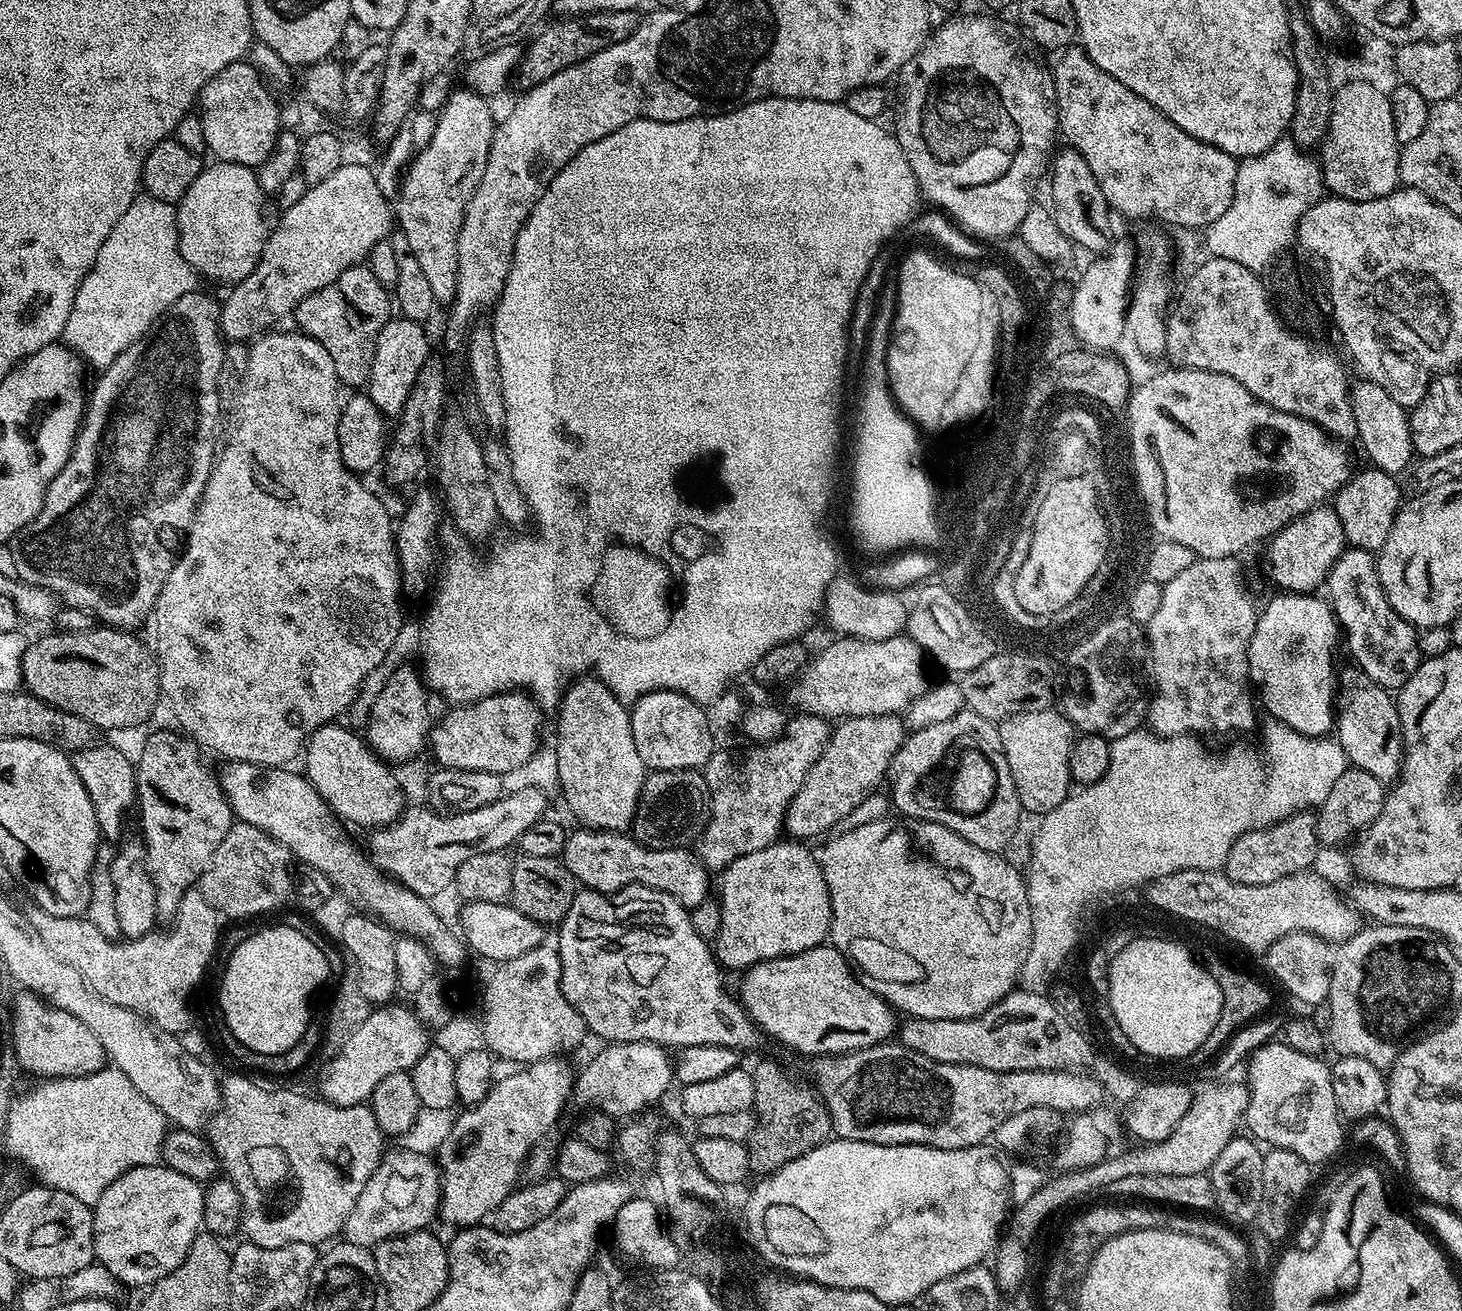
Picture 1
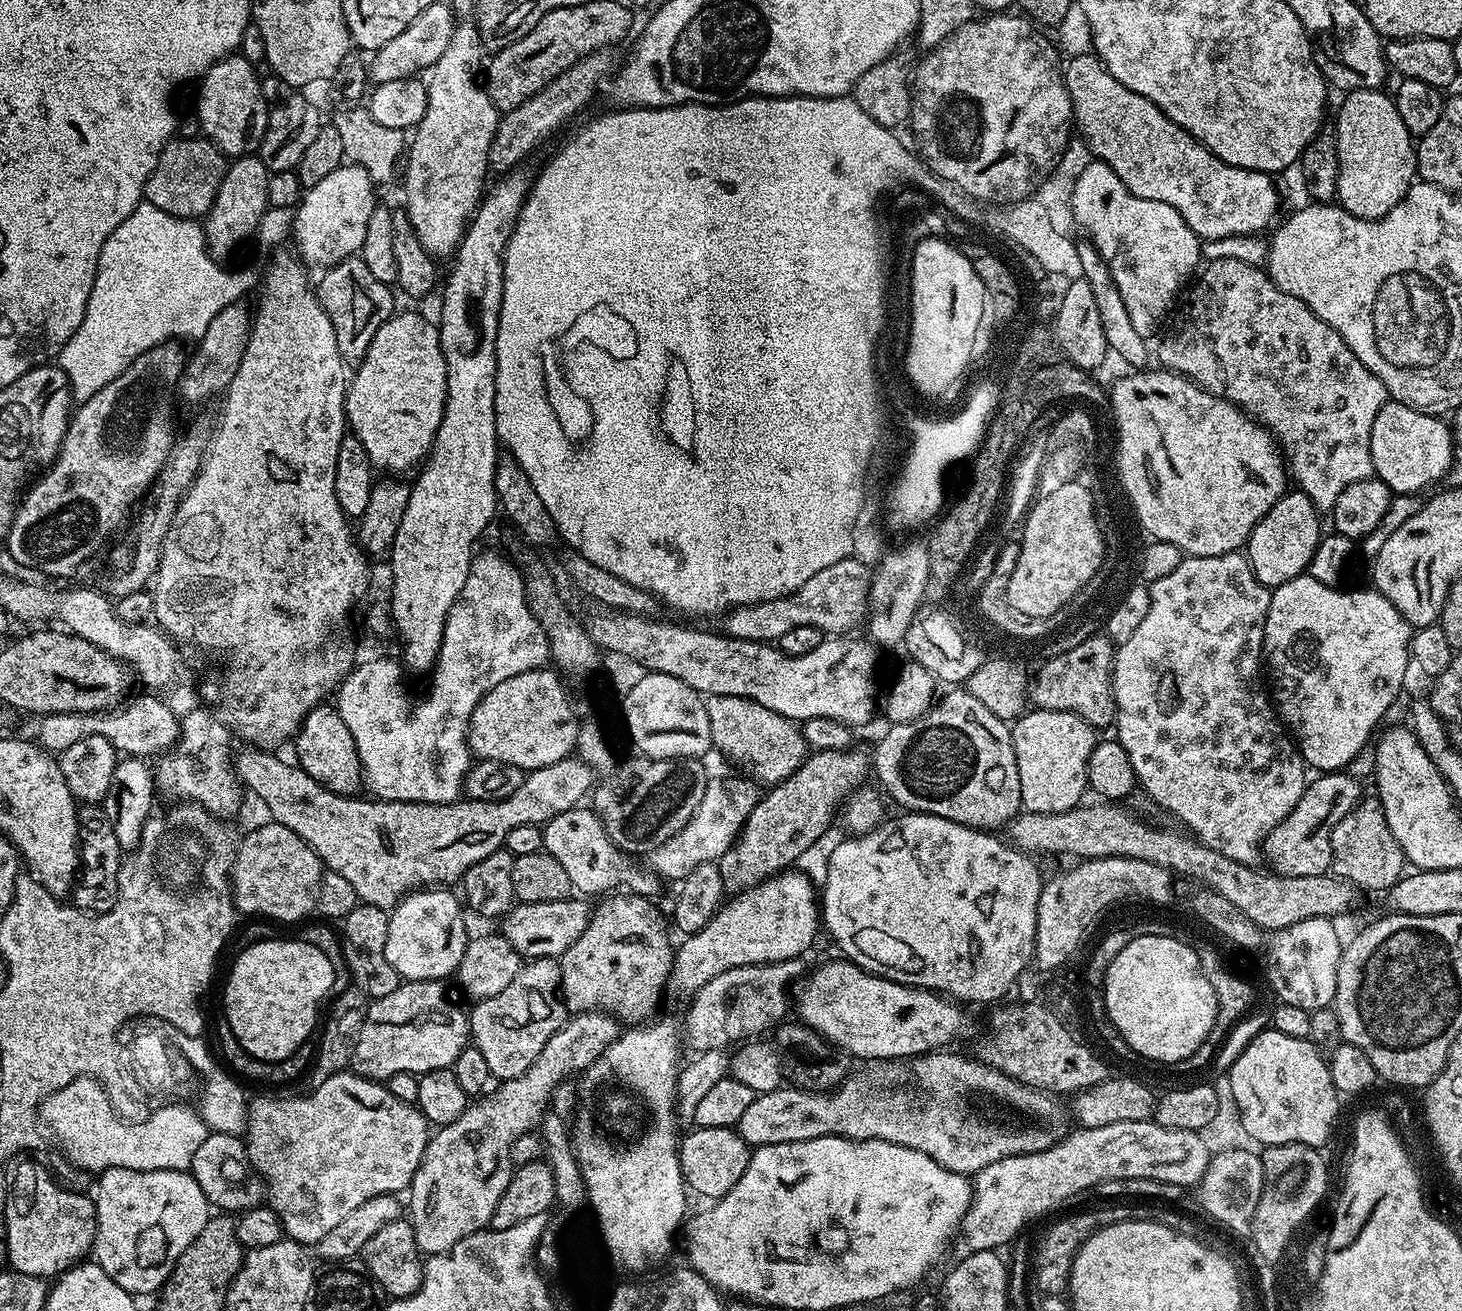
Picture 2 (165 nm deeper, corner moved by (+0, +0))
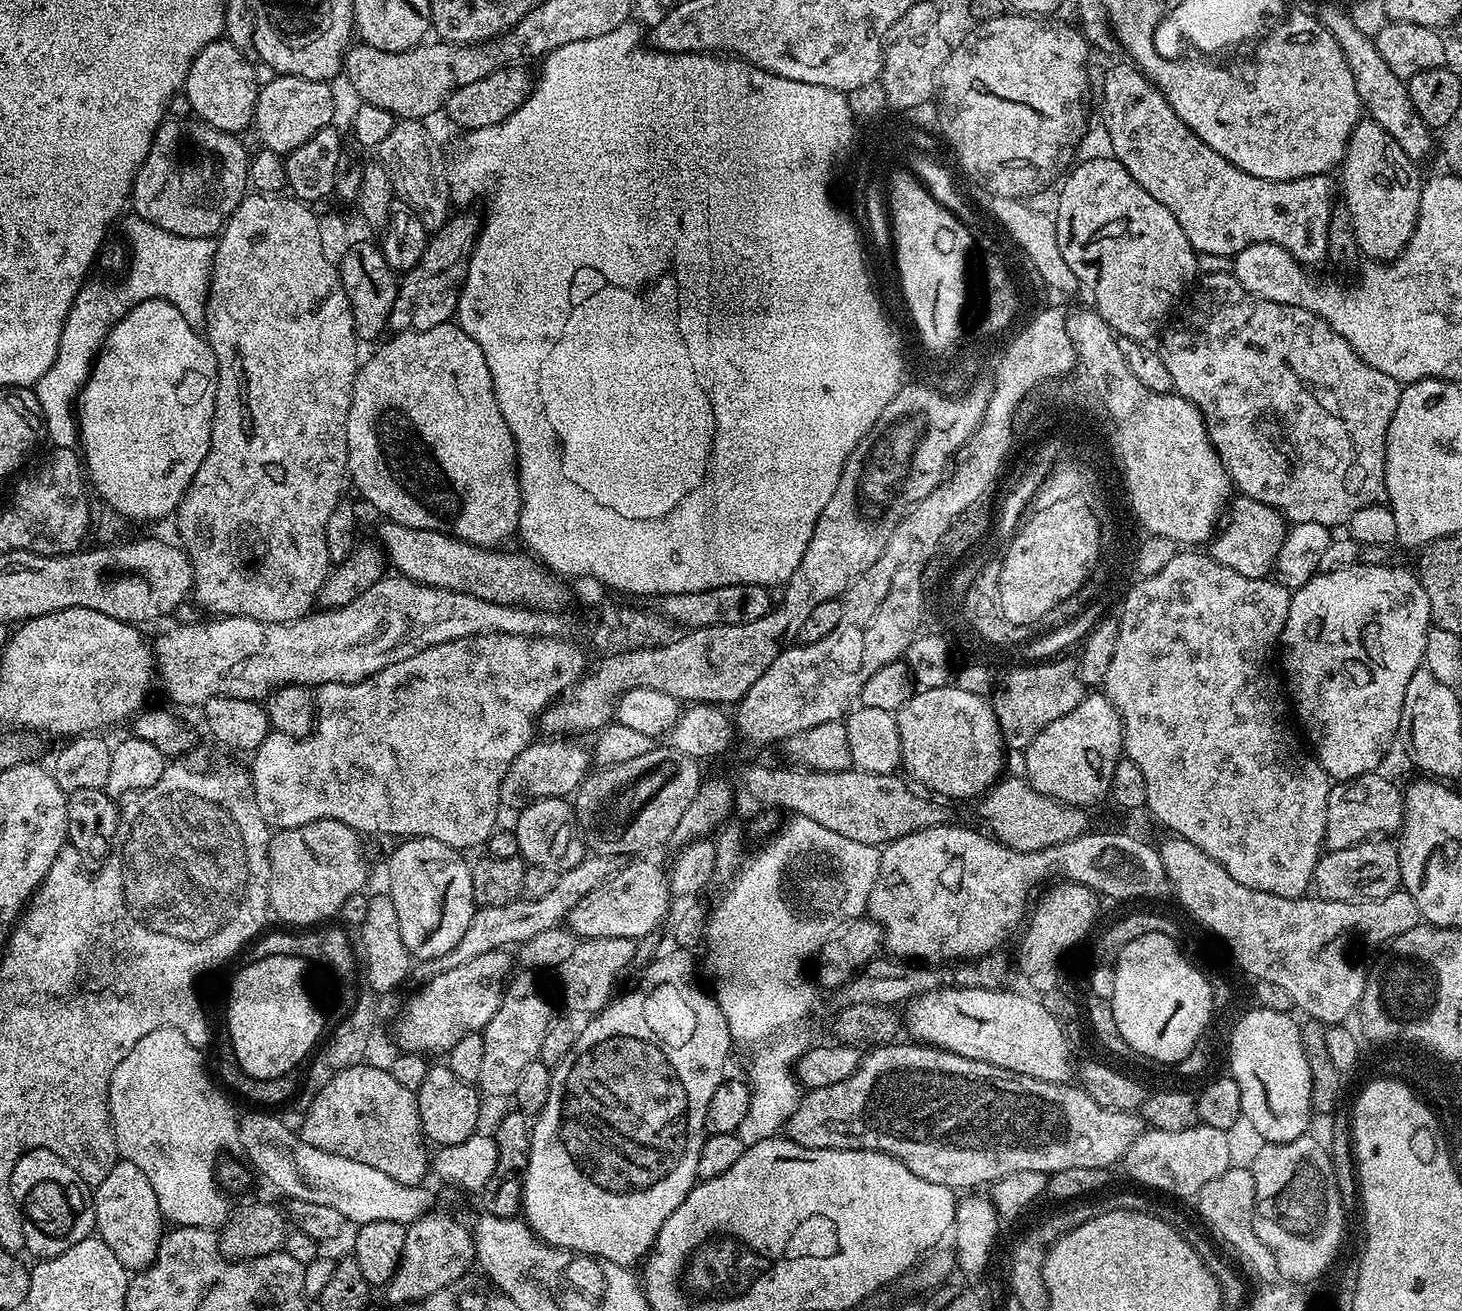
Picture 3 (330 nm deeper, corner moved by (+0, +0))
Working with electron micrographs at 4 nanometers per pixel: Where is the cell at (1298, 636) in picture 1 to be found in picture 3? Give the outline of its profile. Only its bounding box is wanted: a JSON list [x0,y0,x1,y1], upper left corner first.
[1279,562,1433,782]

